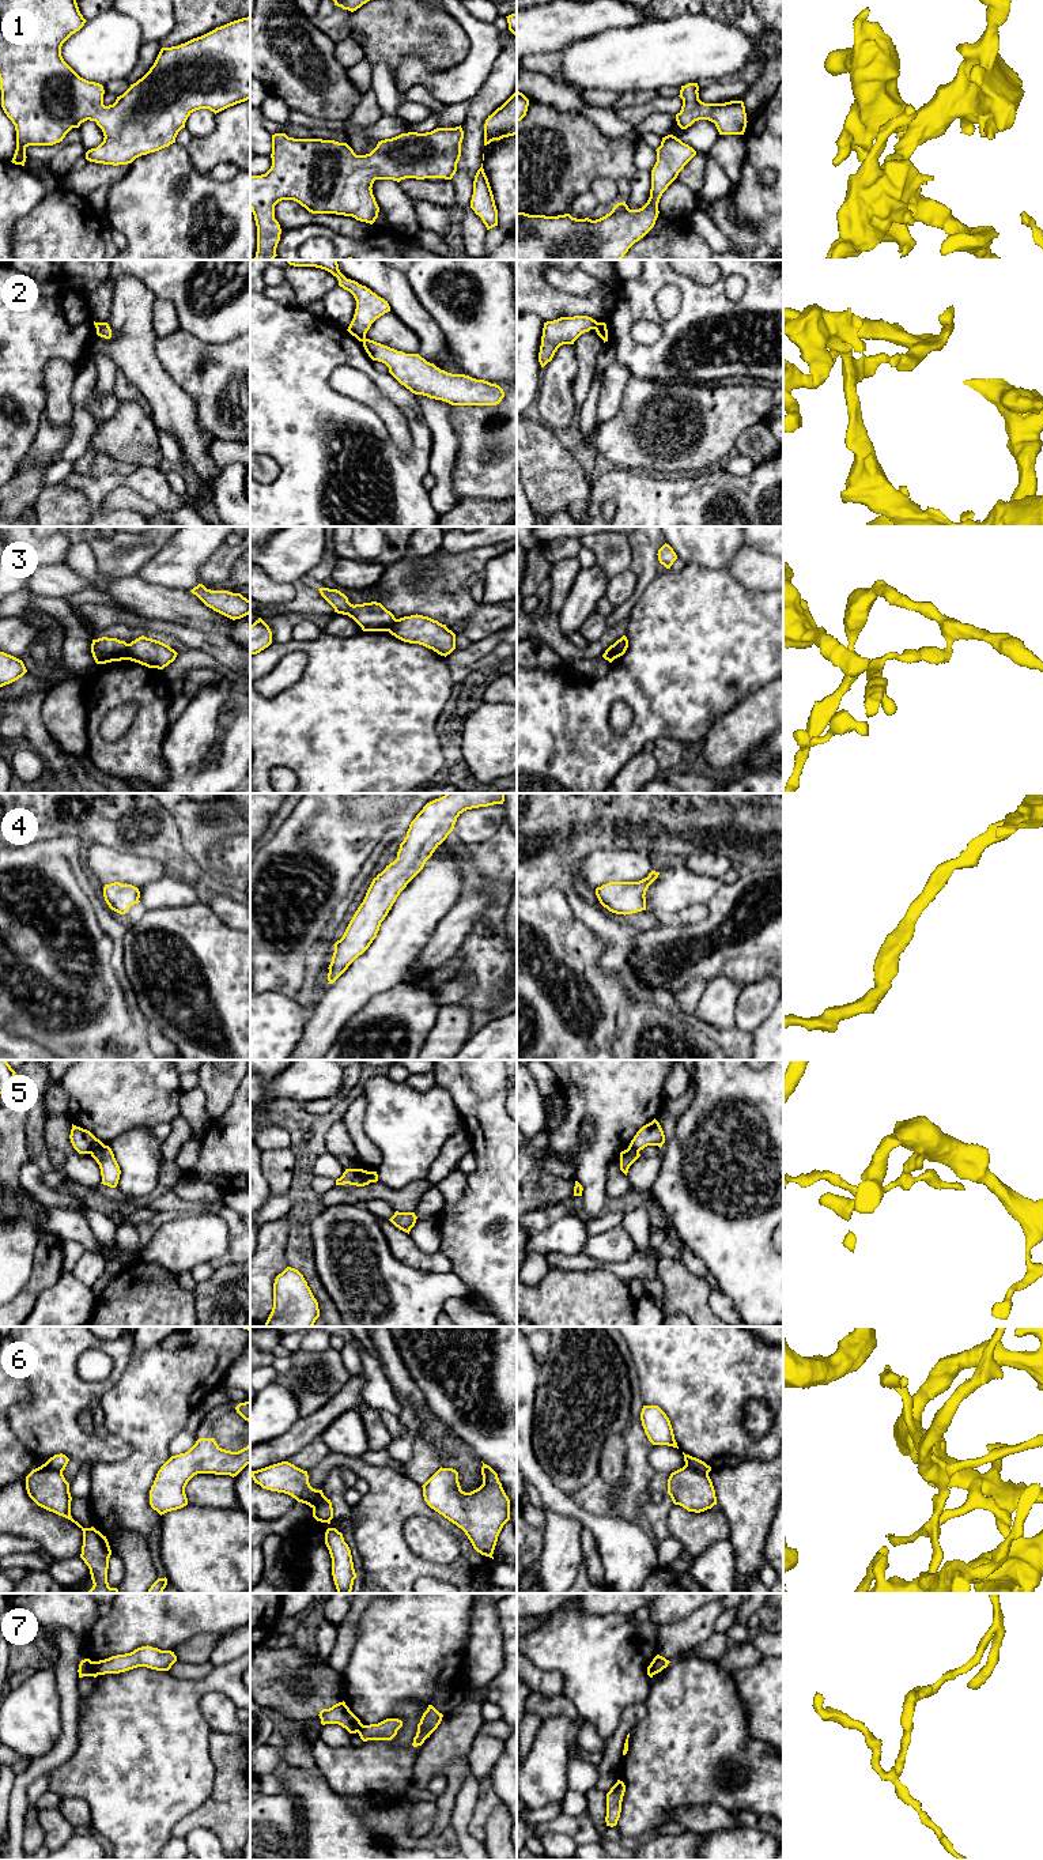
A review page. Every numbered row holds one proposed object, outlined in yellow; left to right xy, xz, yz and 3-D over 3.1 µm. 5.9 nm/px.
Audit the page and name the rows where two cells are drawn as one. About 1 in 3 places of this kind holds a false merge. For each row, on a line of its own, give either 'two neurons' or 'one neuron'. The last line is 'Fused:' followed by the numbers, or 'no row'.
1: one neuron
2: two neurons
3: two neurons
4: one neuron
5: two neurons
6: two neurons
7: two neurons
Fused: 2, 3, 5, 6, 7

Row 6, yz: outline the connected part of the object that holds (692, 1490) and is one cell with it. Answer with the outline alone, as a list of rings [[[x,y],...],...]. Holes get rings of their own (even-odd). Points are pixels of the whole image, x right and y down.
[[[687,1465],[670,1474],[668,1494],[674,1505],[680,1505],[688,1512],[700,1513],[717,1505],[710,1476]]]

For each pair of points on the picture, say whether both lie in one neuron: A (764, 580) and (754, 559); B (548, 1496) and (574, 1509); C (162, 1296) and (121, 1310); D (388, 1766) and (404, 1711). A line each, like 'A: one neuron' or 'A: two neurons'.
A: one neuron
B: one neuron
C: one neuron
D: one neuron

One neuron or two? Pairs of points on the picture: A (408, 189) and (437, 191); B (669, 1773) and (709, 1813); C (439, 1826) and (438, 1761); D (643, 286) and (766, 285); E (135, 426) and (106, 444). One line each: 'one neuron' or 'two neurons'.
A: one neuron
B: two neurons
C: two neurons
D: one neuron
E: one neuron

